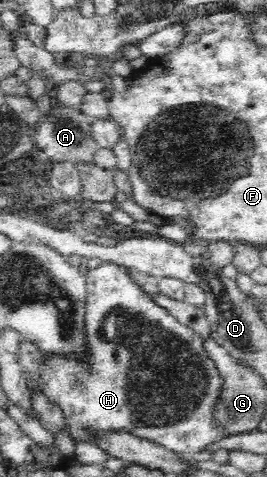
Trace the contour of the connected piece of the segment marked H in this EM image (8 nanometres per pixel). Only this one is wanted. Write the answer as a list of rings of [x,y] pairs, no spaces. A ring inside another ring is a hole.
[[[101,263],[97,268],[84,269],[88,292],[84,323],[90,360],[79,362],[55,353],[52,353],[52,358],[43,358],[34,343],[23,340],[18,357],[20,365],[28,373],[28,385],[44,389],[46,396],[60,405],[65,420],[70,421],[68,431],[74,440],[91,442],[92,431],[120,429],[154,441],[172,452],[183,455],[204,452],[210,444],[216,444],[229,435],[226,427],[214,417],[214,408],[222,398],[224,377],[210,359],[204,339],[158,305],[154,297],[132,279],[128,270],[116,263]]]

